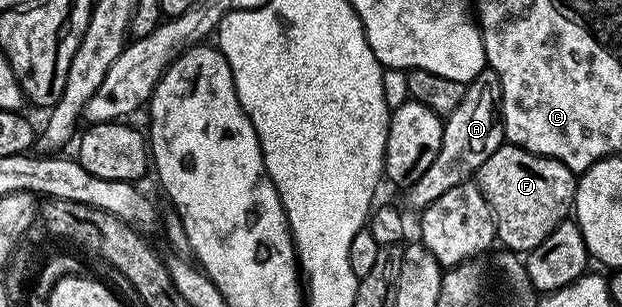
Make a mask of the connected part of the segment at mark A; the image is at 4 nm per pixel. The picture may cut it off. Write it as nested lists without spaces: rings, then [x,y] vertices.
[[[488,69],[481,71],[479,77],[475,77],[473,82],[466,86],[463,101],[459,101],[459,109],[452,111],[444,120],[444,124],[443,145],[439,149],[439,157],[435,157],[431,169],[427,169],[427,173],[423,173],[423,177],[419,177],[419,181],[410,185],[407,191],[447,193],[447,189],[455,189],[455,185],[476,176],[483,161],[487,161],[487,157],[491,157],[491,153],[495,153],[495,149],[499,149],[506,142],[505,125],[501,121],[501,86],[497,74]]]

